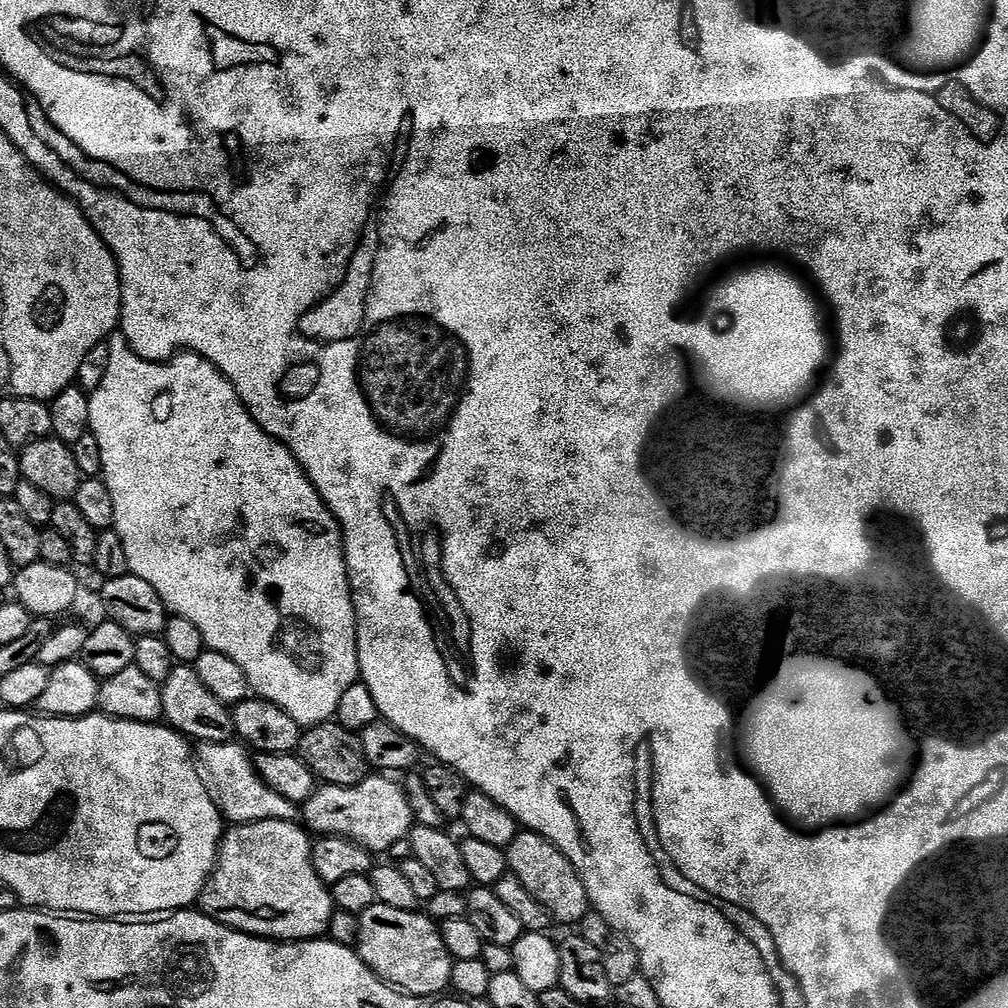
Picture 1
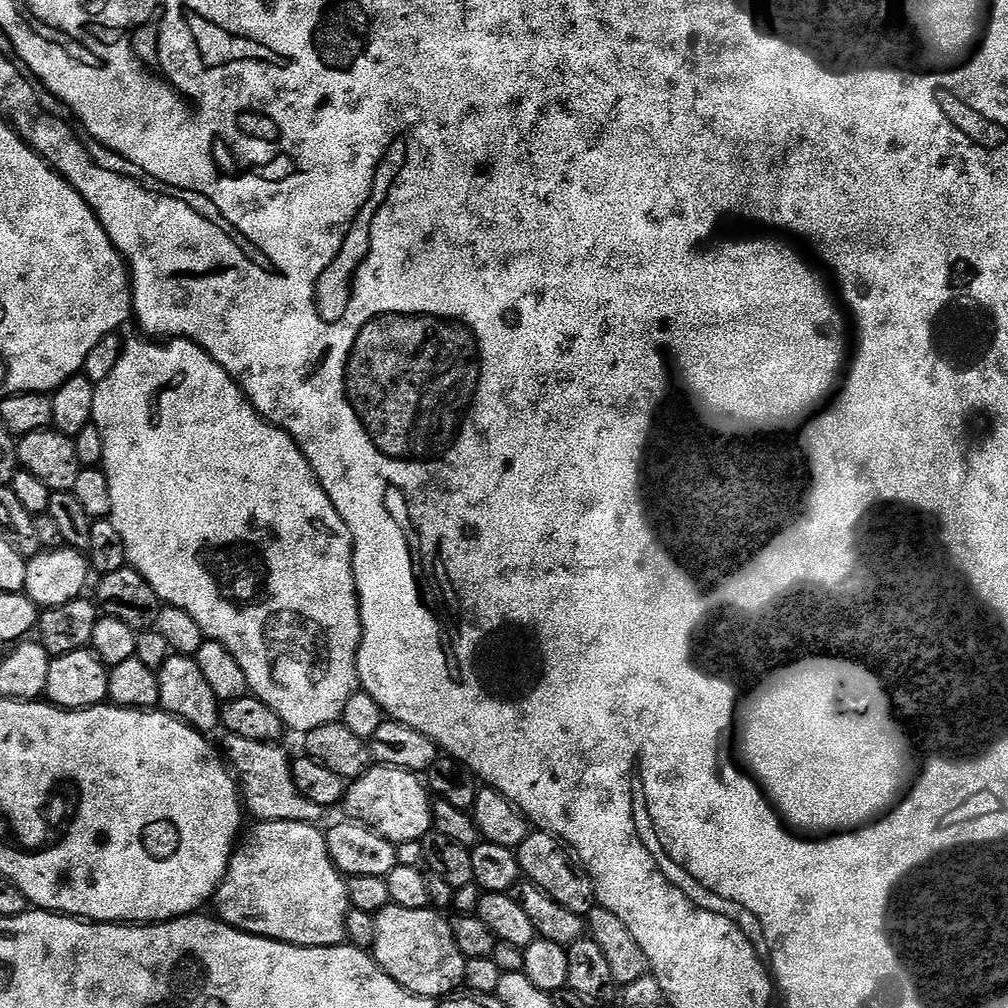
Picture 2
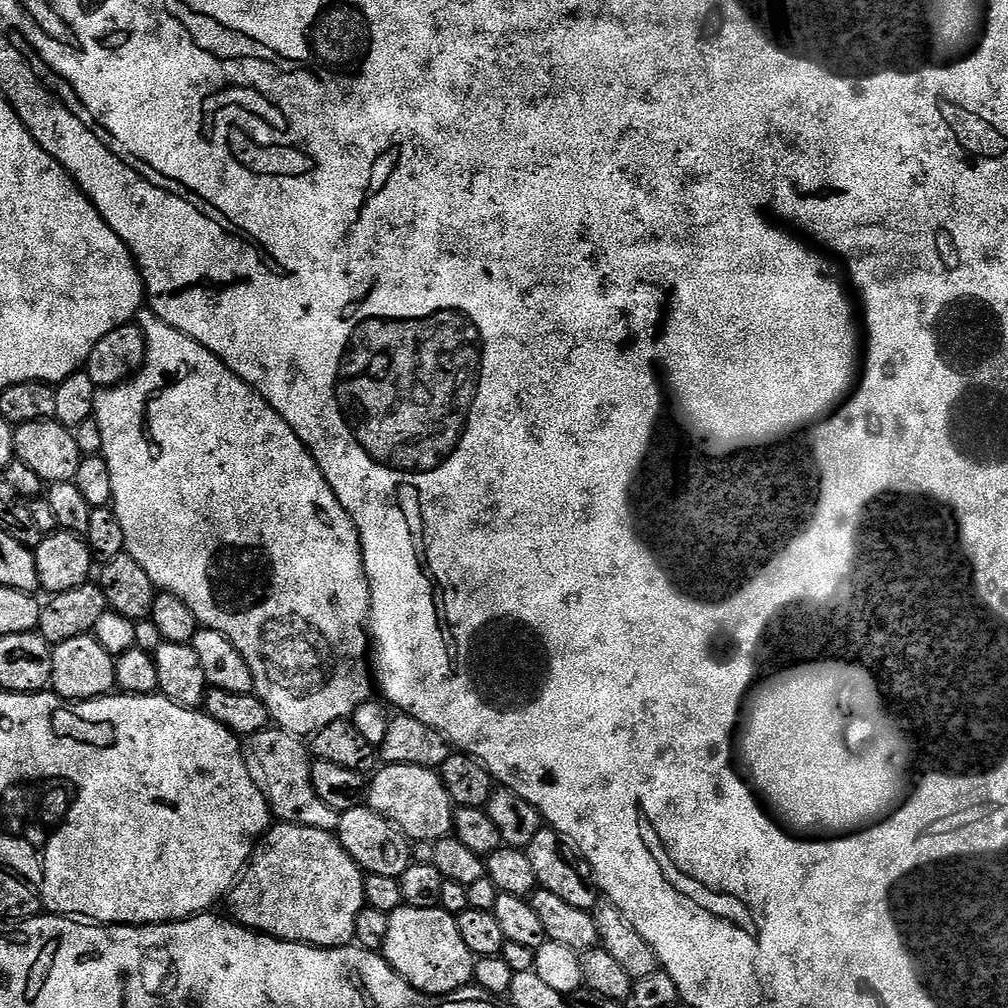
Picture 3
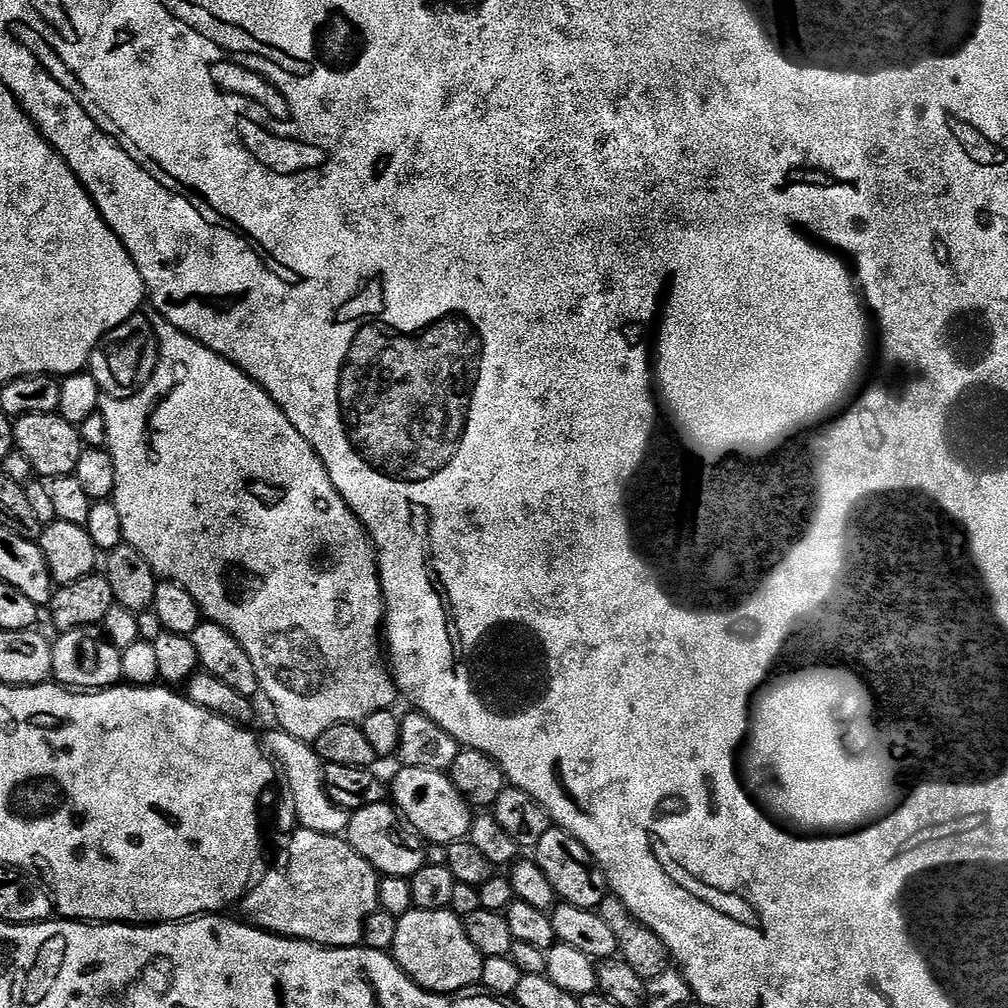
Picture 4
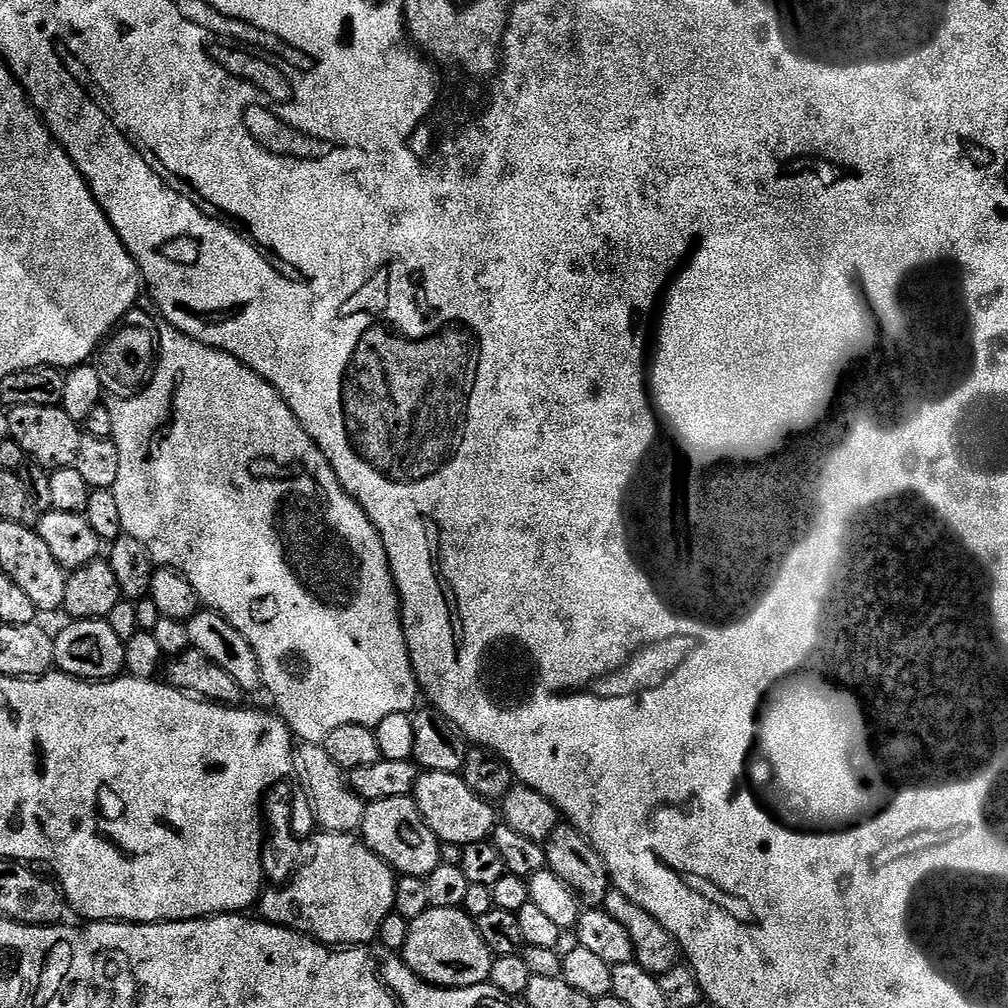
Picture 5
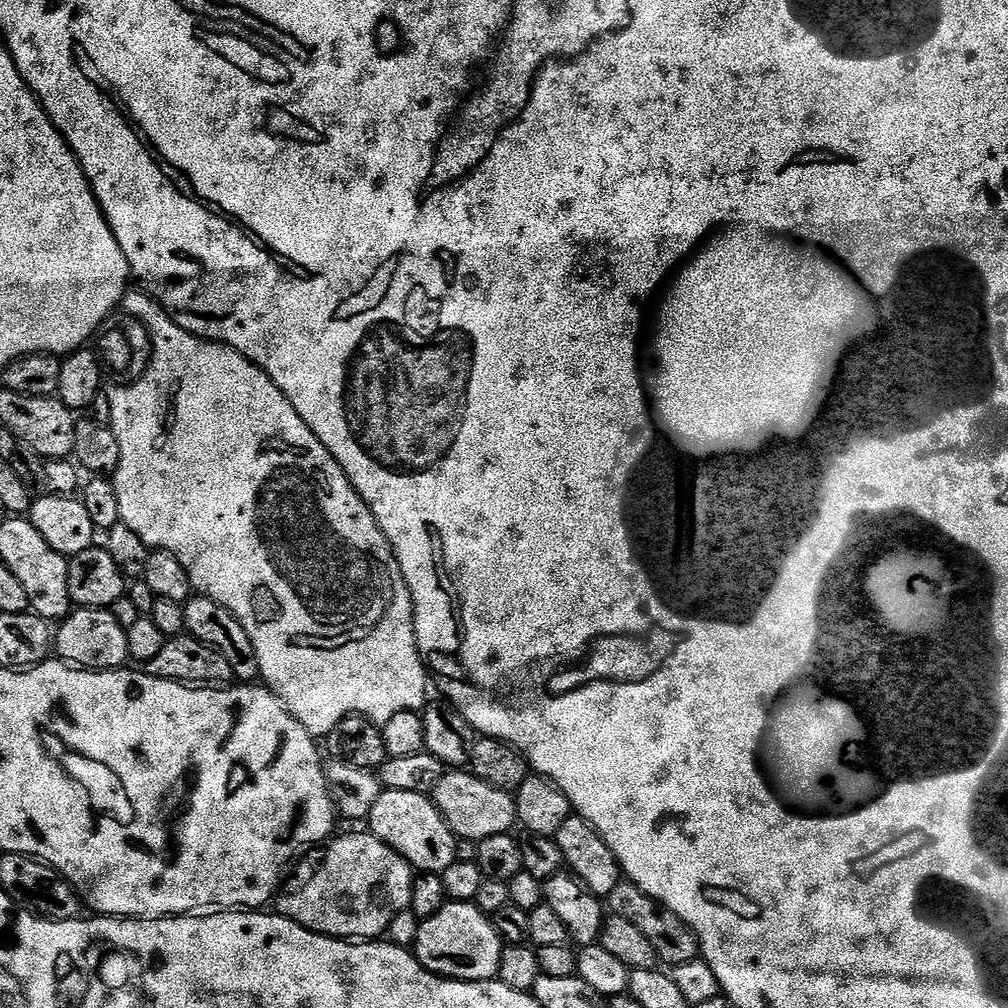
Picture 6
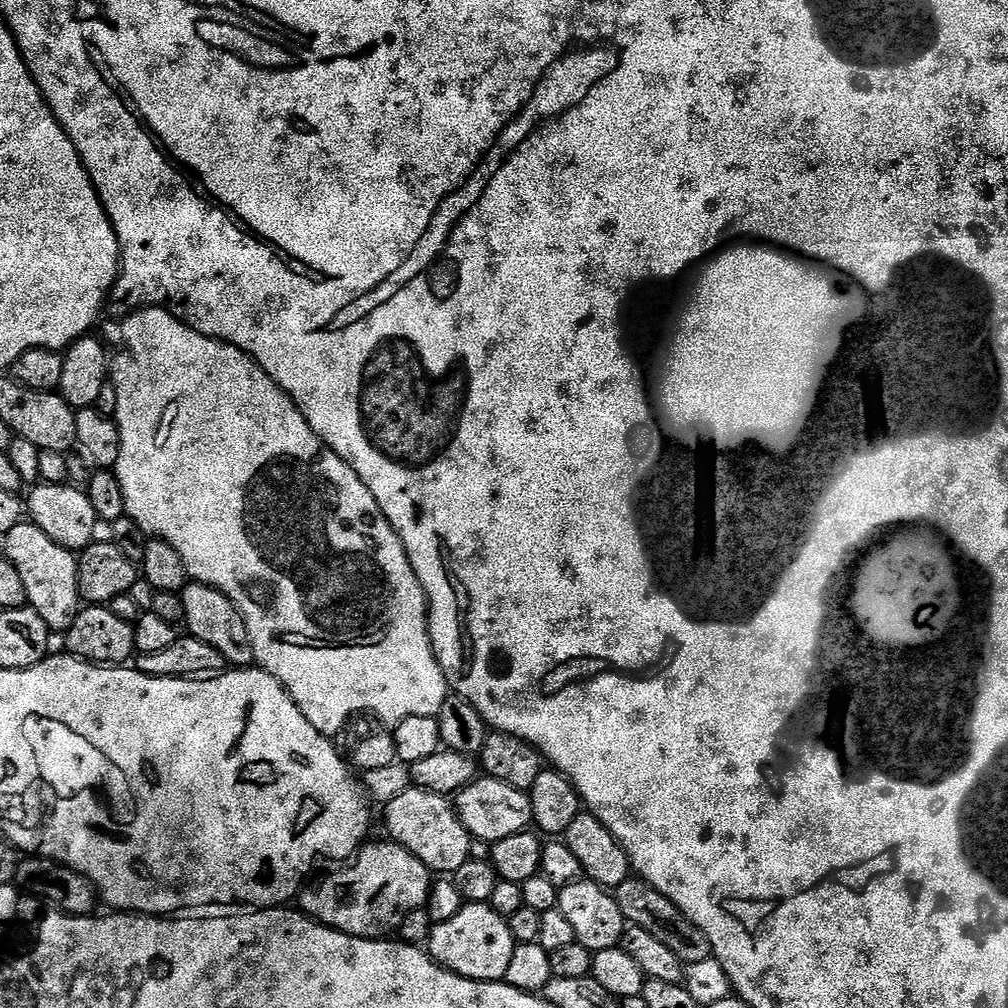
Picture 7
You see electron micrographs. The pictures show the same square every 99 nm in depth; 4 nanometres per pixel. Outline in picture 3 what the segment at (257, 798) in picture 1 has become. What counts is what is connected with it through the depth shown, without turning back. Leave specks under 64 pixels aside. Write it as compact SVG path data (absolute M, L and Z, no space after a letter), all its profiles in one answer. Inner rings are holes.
M269 726L263 732L243 737L242 747L250 778L254 778L258 790L268 800L271 815L279 823L335 833L340 813L318 798L312 781L313 757L309 745L301 737L292 736L283 728Z

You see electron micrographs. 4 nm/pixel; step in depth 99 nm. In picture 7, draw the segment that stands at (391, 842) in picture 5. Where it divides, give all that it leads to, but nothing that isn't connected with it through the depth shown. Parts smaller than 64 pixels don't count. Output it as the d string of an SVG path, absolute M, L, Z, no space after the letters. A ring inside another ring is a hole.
M410 787L389 804L383 805L387 835L400 844L414 858L418 858L434 874L454 874L462 862L471 860L472 836L460 821L455 803L442 794L434 794L425 788Z

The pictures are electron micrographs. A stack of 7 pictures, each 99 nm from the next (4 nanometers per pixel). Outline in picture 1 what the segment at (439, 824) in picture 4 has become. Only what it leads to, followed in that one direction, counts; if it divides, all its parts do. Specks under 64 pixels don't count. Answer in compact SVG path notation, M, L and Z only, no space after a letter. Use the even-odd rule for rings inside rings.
M369 774L352 788L333 784L317 787L315 794L302 805L307 831L317 837L341 836L373 854L390 851L399 840L407 841L414 827L410 802L403 787L392 780L395 779L388 774Z

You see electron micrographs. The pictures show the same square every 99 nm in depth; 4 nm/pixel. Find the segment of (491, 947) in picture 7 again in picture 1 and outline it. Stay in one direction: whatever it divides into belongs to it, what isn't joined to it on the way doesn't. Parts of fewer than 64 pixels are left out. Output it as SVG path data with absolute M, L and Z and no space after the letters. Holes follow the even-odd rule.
M378 902L359 918L356 948L362 962L375 976L410 996L436 998L449 991L454 961L442 942L439 923L431 916L420 910L394 910L394 906Z

